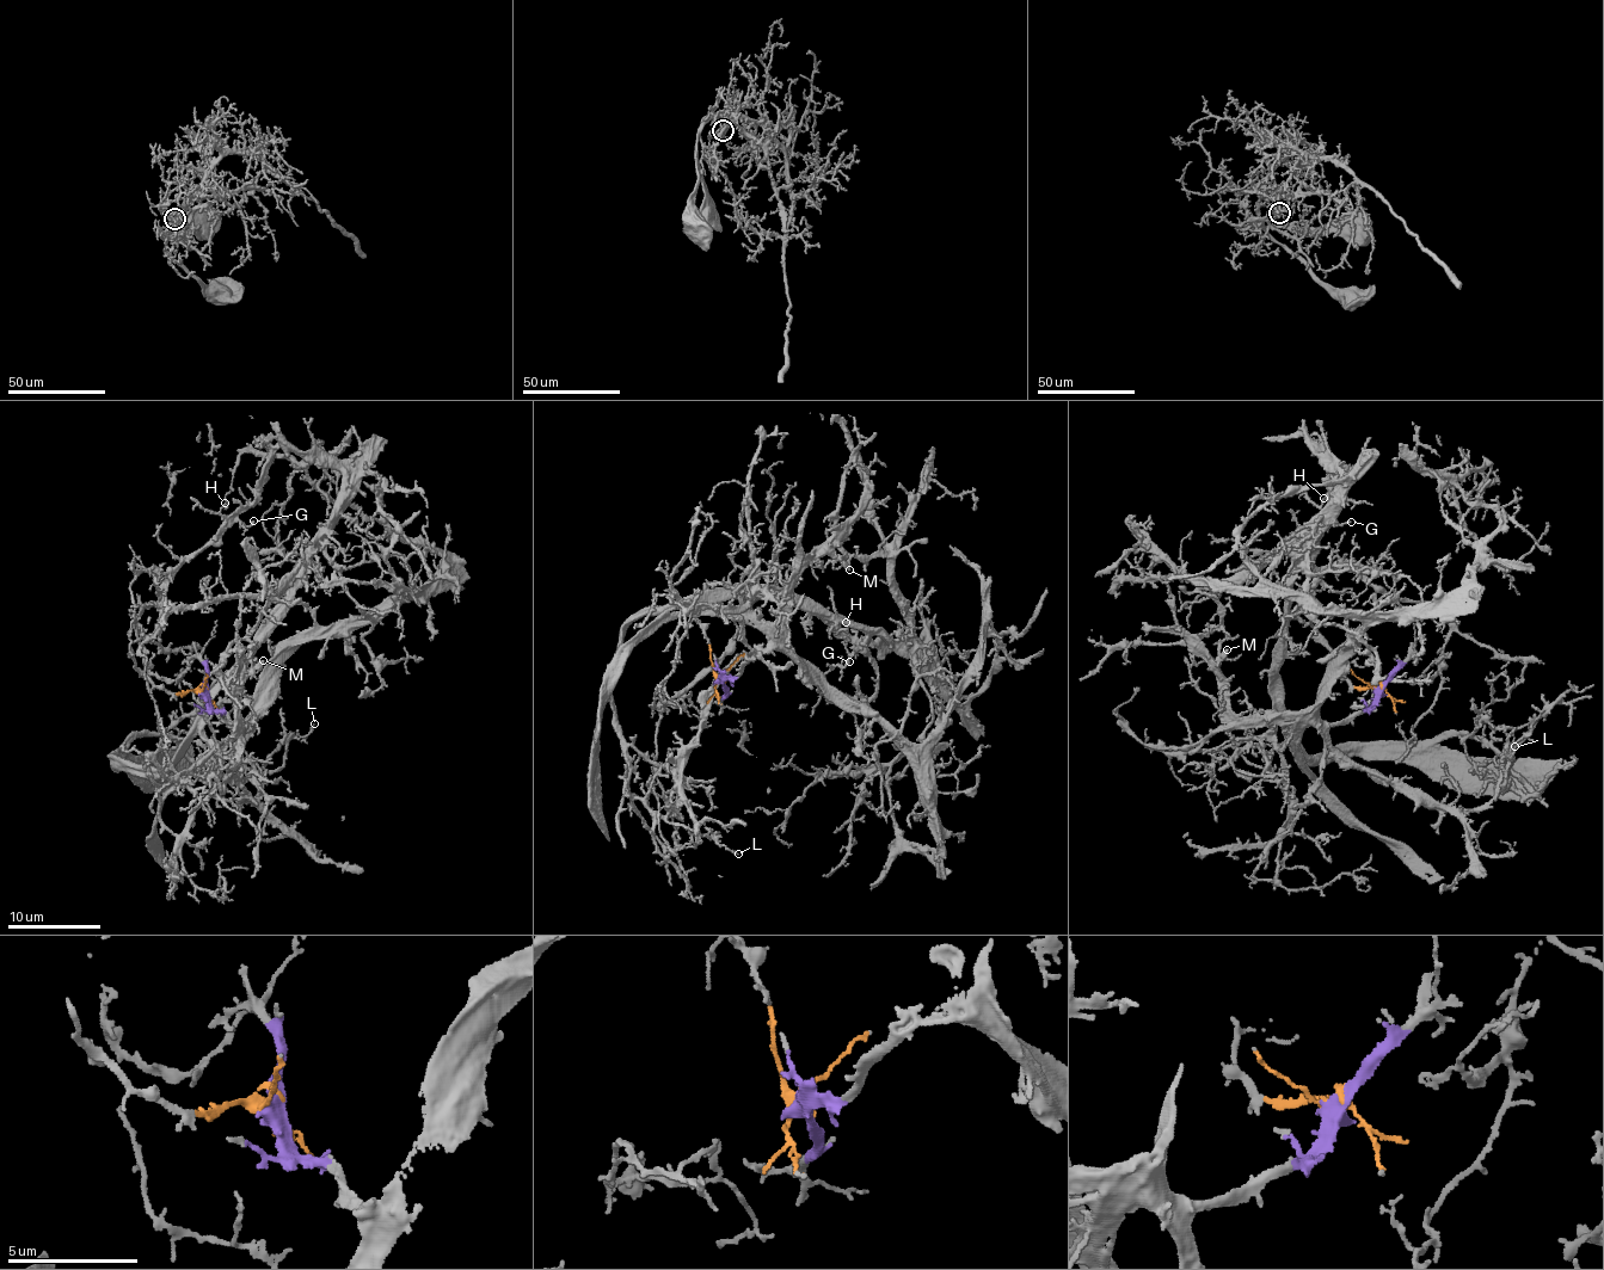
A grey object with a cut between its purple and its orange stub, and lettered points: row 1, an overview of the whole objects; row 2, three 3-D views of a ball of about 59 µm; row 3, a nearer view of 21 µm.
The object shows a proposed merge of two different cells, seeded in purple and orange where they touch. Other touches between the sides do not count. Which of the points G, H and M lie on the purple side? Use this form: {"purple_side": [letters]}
{"purple_side": ["M"]}

